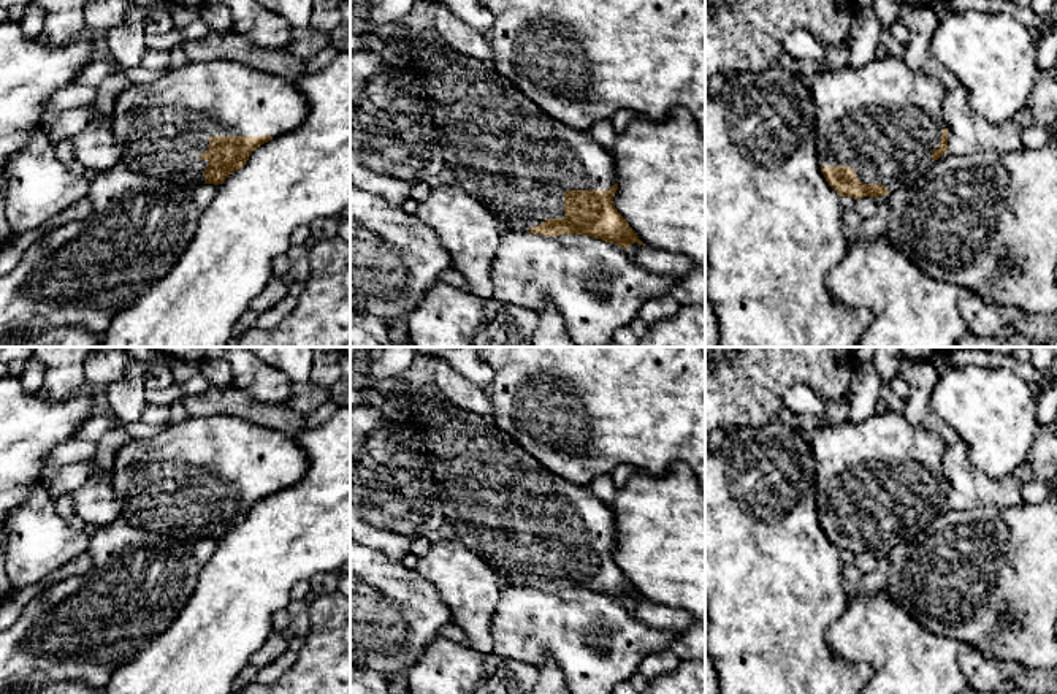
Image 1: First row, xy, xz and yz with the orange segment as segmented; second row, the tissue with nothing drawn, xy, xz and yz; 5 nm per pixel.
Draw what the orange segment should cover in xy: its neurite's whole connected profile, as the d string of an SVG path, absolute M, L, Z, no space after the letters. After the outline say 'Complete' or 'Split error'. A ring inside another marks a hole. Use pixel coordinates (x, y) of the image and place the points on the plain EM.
M219 414L209 417L189 417L182 421L163 426L163 429L152 437L130 439L125 445L122 445L116 452L109 477L114 496L120 504L120 515L117 521L127 521L136 528L147 531L149 534L171 536L177 539L198 542L203 537L214 540L222 539L231 528L241 524L247 518L249 512L257 502L271 496L273 493L282 491L298 483L304 477L306 471L307 471L307 456L304 453L304 448L296 442L295 437L257 425L241 417Z. Split error

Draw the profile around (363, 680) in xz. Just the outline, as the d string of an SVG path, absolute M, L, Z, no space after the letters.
M350 664L350 694L390 694L391 680L371 667Z

